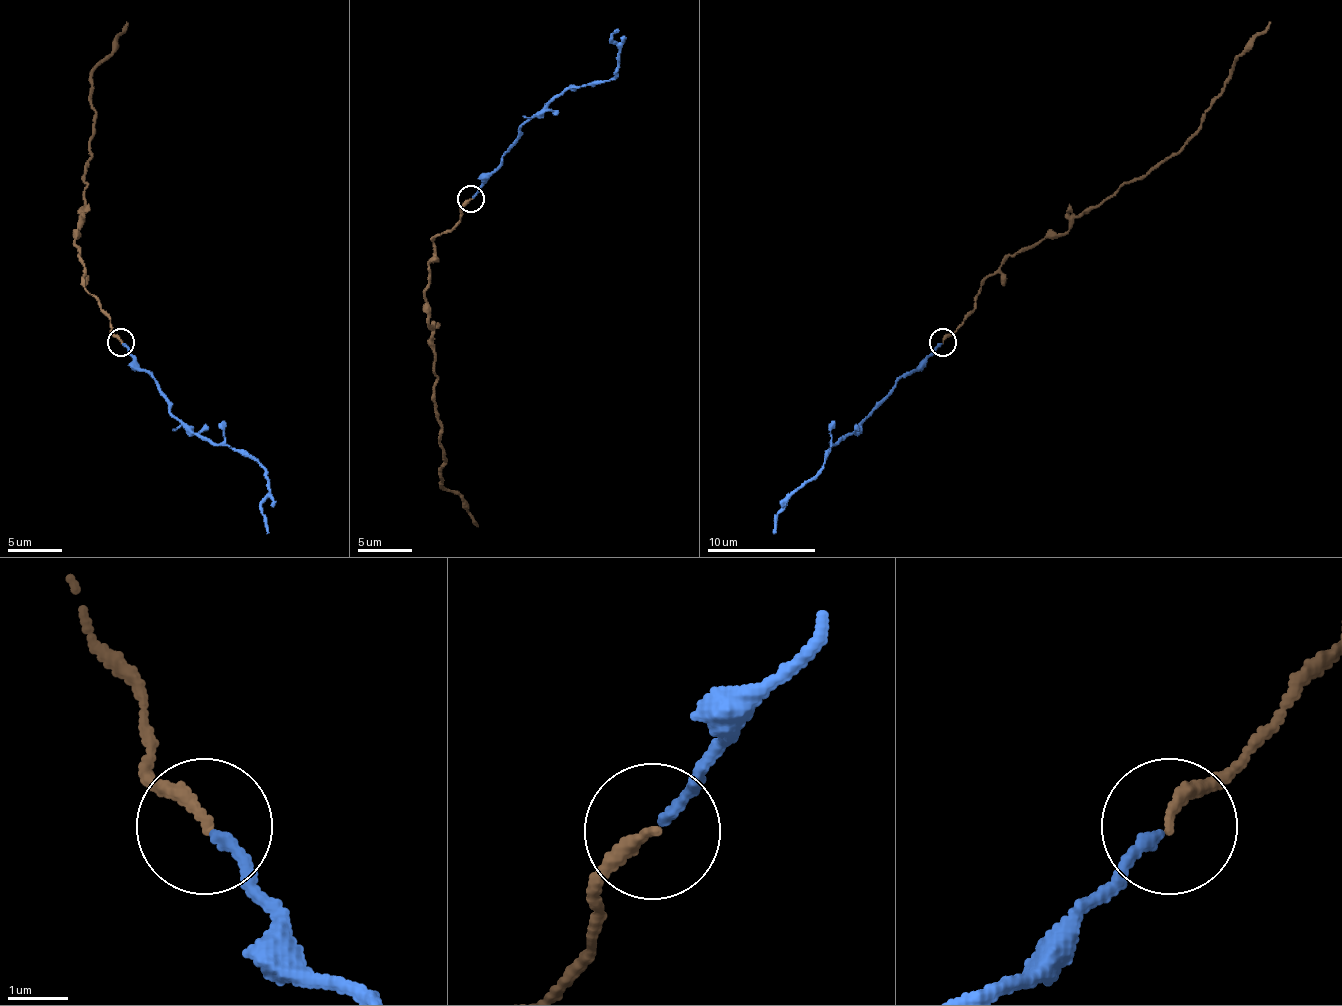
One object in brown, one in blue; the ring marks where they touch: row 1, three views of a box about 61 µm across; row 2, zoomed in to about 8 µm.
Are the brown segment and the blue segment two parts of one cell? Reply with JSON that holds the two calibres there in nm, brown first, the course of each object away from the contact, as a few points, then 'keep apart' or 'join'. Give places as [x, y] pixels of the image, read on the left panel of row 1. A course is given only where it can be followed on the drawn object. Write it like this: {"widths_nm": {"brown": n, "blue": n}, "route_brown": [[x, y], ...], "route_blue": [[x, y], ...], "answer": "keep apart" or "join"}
{"widths_nm": {"brown": 220, "blue": 170}, "route_brown": [[122, 343], [84, 283], [84, 261], [75, 242], [92, 158], [92, 71], [113, 49], [127, 22]], "route_blue": [[122, 343], [192, 432], [219, 446], [244, 449], [265, 470], [268, 495], [260, 506], [268, 533]], "answer": "join"}

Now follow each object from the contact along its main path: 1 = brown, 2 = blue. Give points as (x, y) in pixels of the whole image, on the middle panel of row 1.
1: (472, 199), (450, 229), (434, 237), (425, 294), (434, 398), (442, 425), (442, 485), (463, 501), (477, 525)
2: (472, 197), (518, 129), (542, 107), (569, 88), (615, 74), (618, 47), (610, 39), (618, 28)

